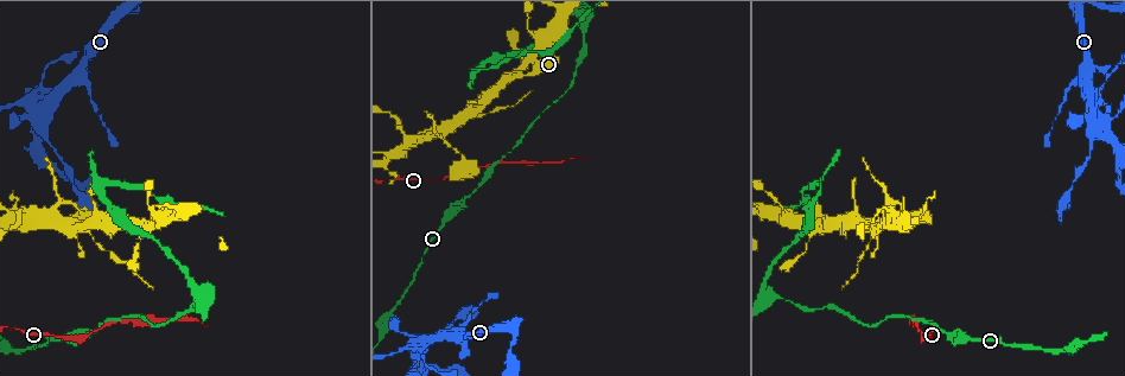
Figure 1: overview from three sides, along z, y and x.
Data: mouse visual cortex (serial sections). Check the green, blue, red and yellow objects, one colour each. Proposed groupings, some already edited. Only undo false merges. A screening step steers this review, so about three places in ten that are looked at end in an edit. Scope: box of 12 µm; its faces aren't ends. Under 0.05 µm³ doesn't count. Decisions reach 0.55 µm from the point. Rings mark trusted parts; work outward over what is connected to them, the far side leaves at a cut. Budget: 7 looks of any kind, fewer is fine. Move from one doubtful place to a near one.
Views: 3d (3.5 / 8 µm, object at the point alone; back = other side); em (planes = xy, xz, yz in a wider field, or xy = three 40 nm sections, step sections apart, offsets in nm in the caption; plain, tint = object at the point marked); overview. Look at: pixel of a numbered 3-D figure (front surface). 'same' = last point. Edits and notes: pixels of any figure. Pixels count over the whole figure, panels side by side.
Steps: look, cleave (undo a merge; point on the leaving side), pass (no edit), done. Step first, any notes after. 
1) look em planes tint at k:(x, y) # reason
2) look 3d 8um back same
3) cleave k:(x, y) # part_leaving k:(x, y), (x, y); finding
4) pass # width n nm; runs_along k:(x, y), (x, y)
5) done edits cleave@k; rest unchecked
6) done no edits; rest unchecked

look 3d 8um at 1:(75, 74) # a fork

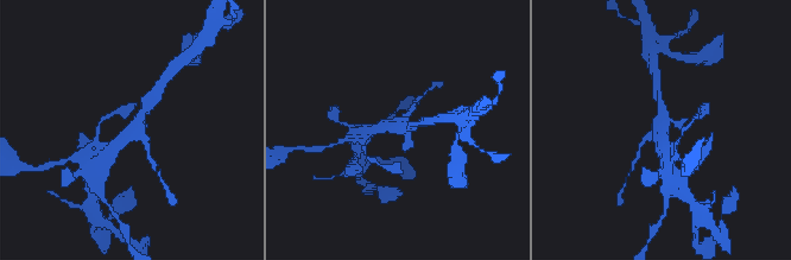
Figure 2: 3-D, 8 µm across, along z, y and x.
look 3d 3.5um at 2:(665, 128) # zoom in

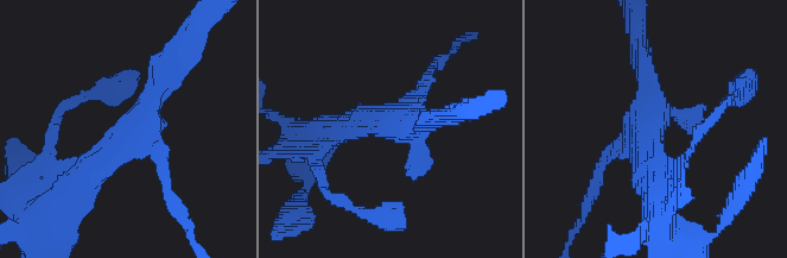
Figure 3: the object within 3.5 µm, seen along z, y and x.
pass # continuous, no second cell

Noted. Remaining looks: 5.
look 3d 3.5um at 1:(39, 121) # looks like a crossing

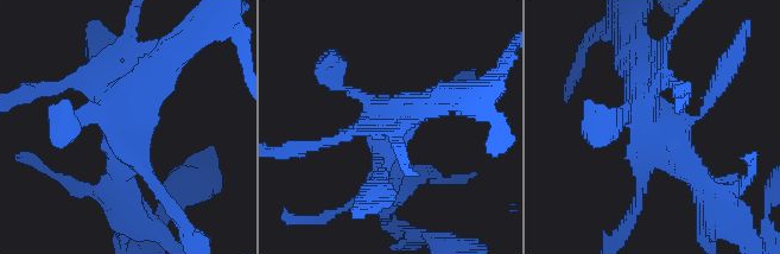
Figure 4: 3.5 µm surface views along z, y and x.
look em planes tint at 4:(130, 124)

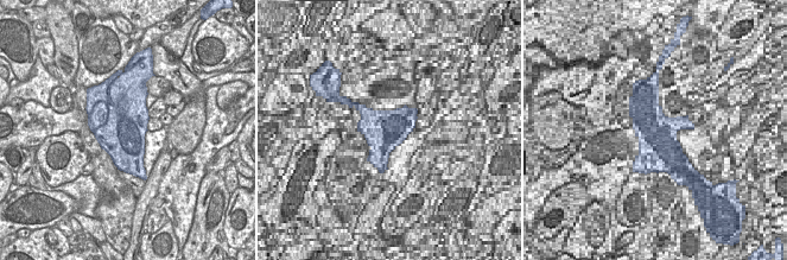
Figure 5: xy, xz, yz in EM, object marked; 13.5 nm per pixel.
pass # width 800 nm; runs_along 4:(631, 56), (652, 133), (701, 181); continuous, no second cell

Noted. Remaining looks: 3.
look 3d 3.5um at 1:(585, 26) # three-way junction

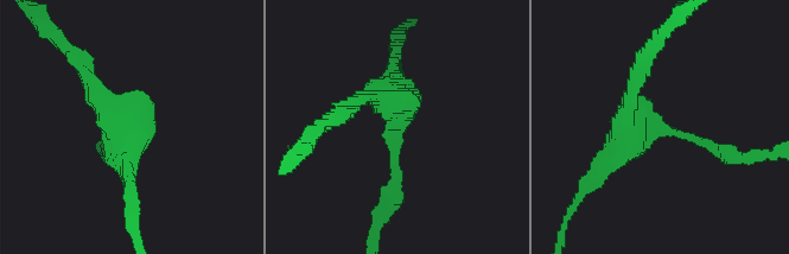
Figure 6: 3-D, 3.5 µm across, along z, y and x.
look em xy step 2 tint at 6:(395, 130) # arms 3; arm_widths 200, 200, 300 nm

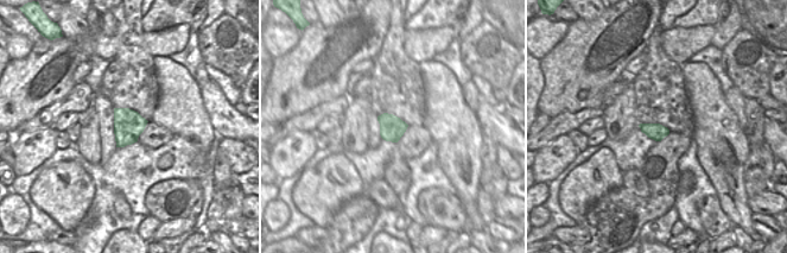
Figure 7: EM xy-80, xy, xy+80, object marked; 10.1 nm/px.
look em planes tint same

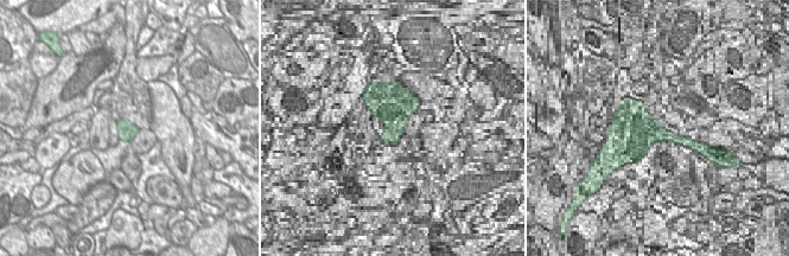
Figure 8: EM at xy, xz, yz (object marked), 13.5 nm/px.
pass # width 260 nm; runs_along 6:(733, 154), (630, 122), (630, 89); continuous, no second cell

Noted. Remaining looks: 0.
done no edits; rest unchecked

